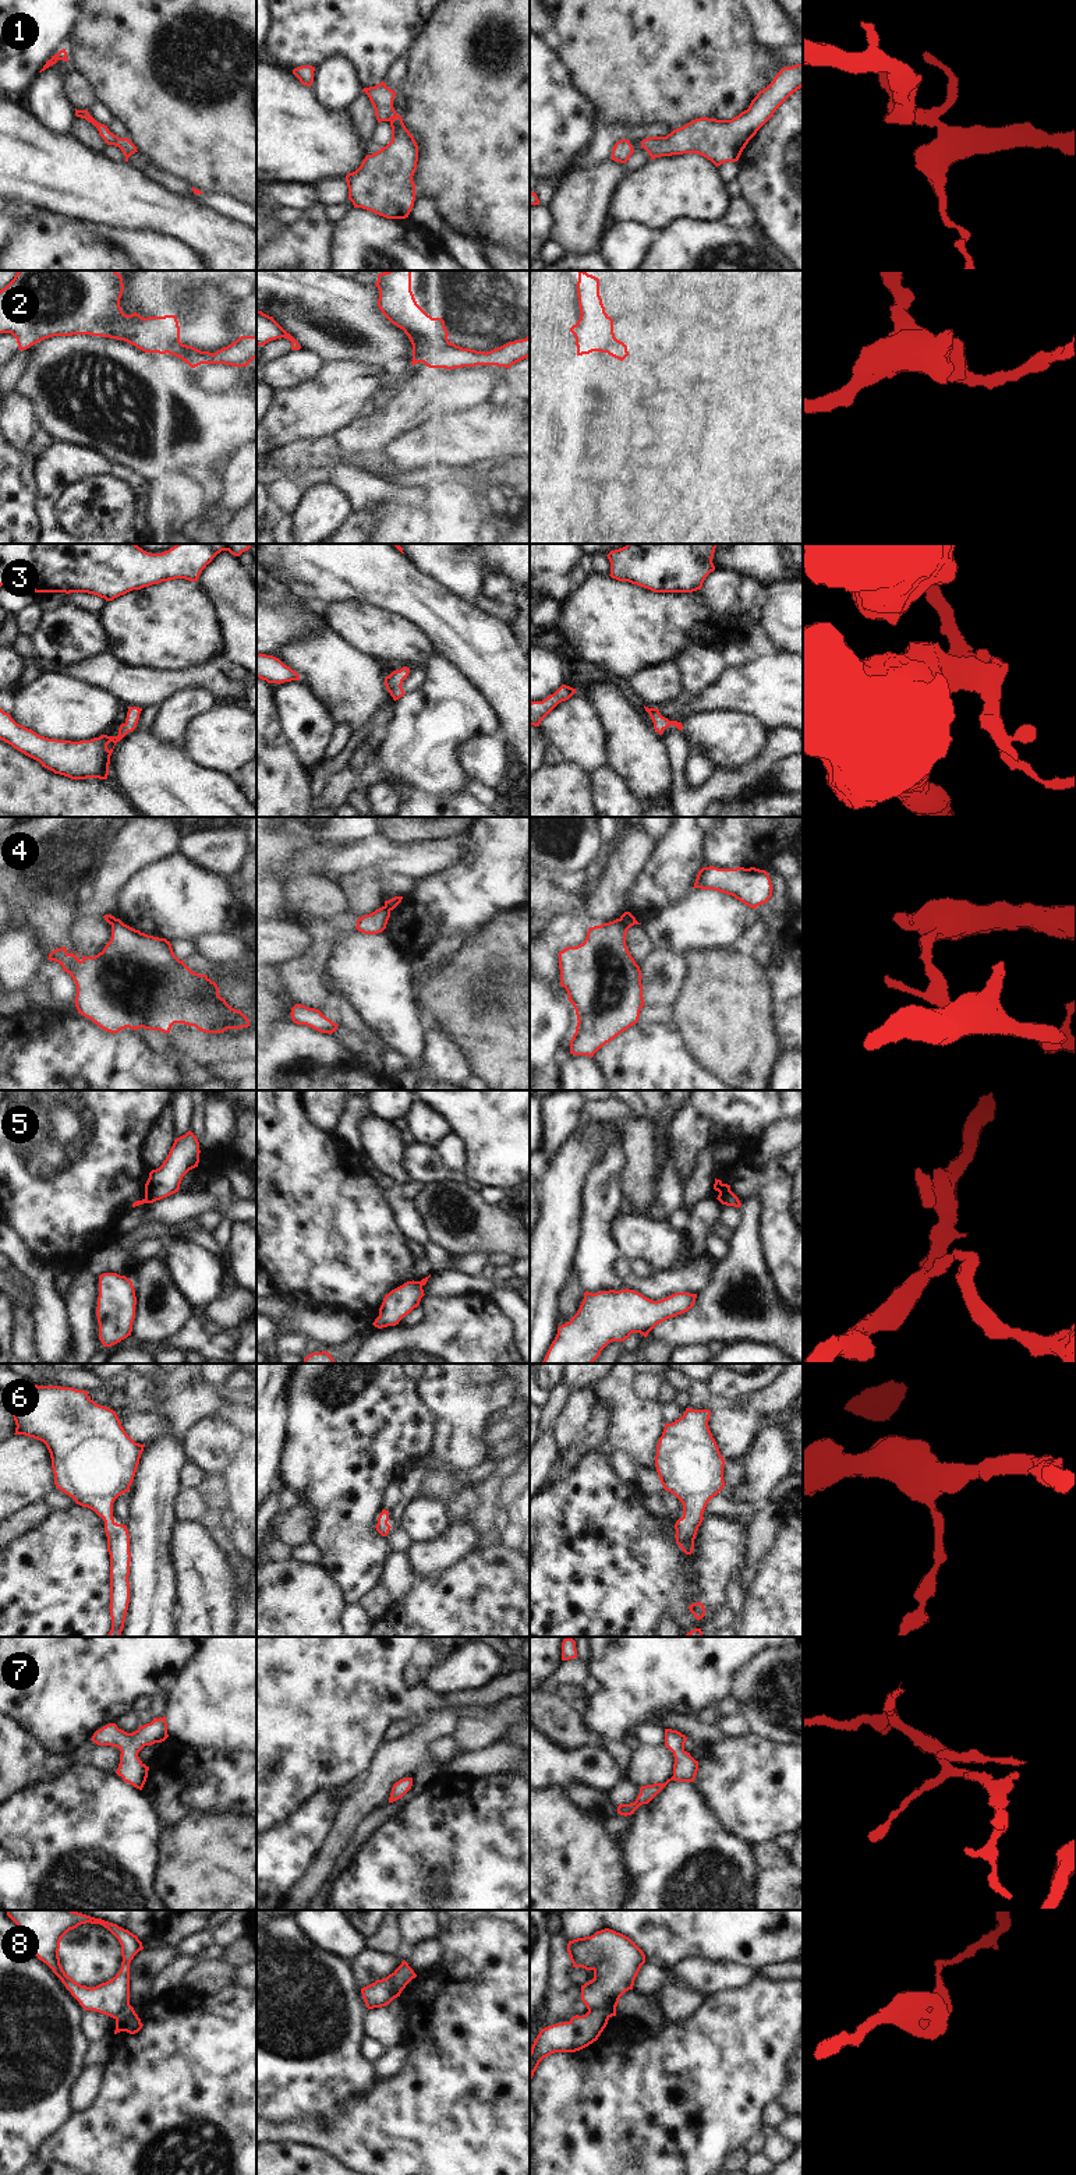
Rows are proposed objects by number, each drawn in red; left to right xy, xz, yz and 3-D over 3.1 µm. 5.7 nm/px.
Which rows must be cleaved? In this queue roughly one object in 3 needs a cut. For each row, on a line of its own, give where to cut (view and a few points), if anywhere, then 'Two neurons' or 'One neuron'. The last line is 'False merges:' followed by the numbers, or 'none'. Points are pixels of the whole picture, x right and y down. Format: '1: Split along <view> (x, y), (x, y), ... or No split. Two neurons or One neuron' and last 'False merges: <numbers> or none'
1: No split. One neuron
2: Split along xz (450, 343), (442, 349), (432, 349), (421, 361). Two neurons
3: No split. One neuron
4: Split along yz (619, 919), (626, 933). Two neurons
5: Split along yz (731, 1191), (721, 1202). Two neurons
6: No split. One neuron
7: No split. One neuron
8: Split along yz (588, 2009), (601, 2009), (609, 2016). Two neurons
False merges: 2, 4, 5, 8

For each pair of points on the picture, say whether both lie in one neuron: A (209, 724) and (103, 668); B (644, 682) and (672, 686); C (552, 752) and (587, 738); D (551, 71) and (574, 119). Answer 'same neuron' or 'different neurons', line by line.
A: different neurons
B: same neuron
C: different neurons
D: same neuron

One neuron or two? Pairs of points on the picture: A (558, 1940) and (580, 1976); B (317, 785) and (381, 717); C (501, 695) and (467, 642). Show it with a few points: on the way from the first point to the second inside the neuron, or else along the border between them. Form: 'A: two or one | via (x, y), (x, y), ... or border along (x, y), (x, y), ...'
A: two | border along (573, 1967), (570, 1972), (572, 1984)
B: one | via (329, 767), (363, 734)
C: one | via (501, 682), (501, 675), (480, 654)

